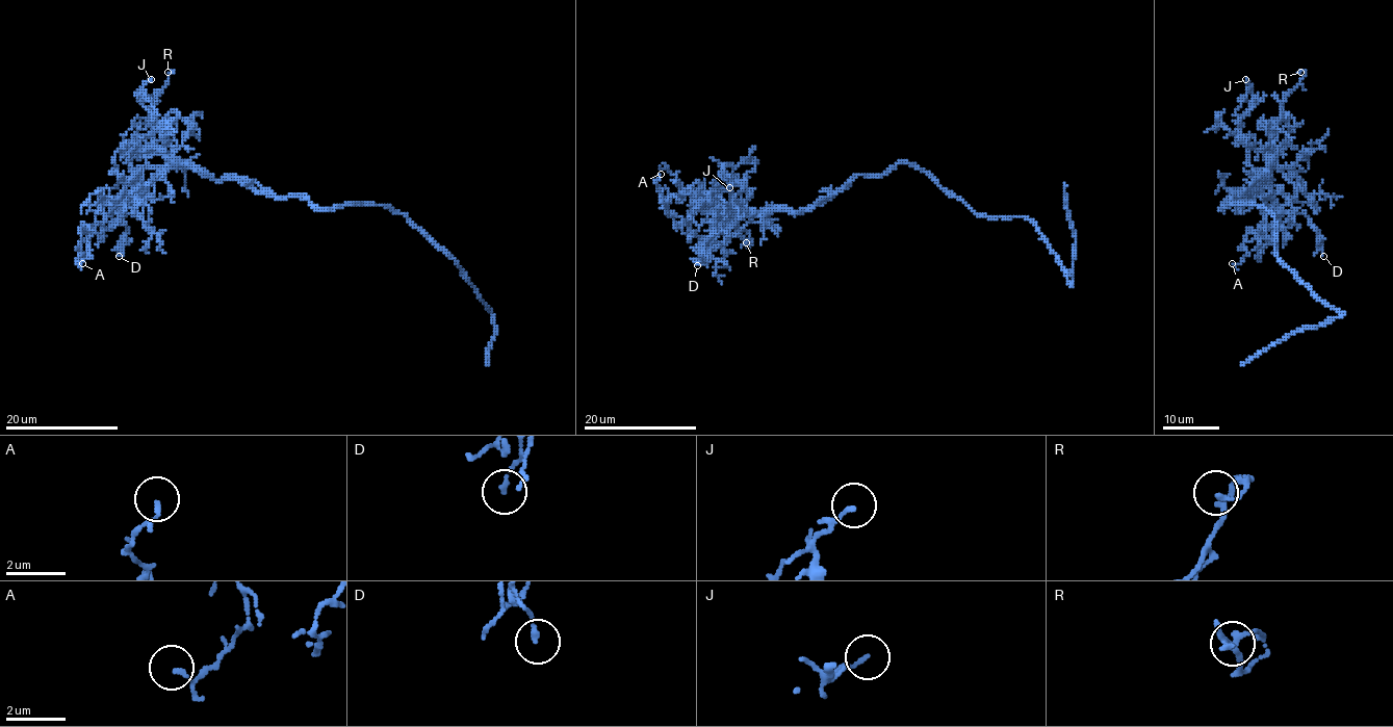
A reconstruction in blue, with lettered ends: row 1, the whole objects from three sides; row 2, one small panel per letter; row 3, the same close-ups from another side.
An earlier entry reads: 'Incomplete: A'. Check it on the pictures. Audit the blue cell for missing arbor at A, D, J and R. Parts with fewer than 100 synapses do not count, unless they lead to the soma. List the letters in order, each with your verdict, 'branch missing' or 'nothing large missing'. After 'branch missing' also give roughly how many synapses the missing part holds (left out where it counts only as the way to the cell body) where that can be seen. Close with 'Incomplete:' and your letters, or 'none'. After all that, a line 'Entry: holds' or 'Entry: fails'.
A: nothing large missing
D: nothing large missing
J: nothing large missing
R: nothing large missing
Incomplete: none
Entry: fails

